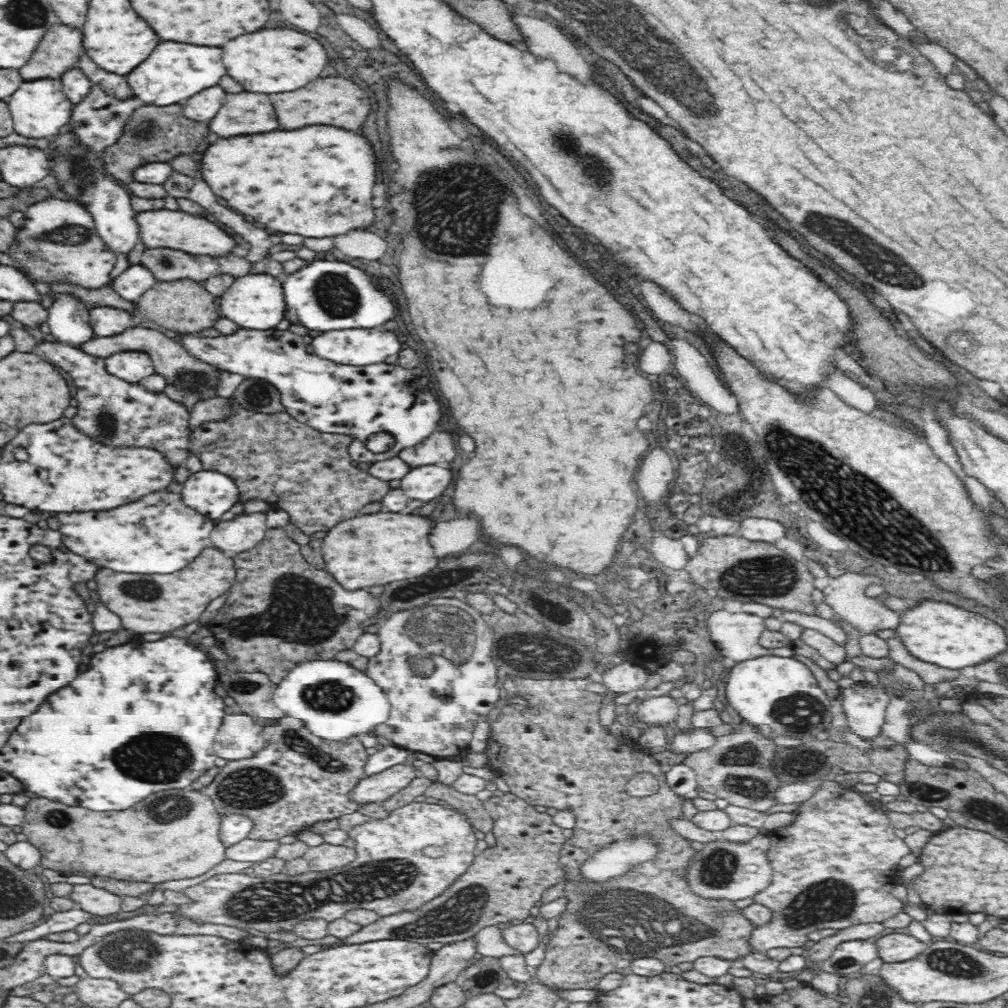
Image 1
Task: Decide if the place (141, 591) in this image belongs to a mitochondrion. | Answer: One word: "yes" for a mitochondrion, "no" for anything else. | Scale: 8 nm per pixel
yes

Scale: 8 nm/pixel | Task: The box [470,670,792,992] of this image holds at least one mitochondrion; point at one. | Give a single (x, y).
(639, 924)

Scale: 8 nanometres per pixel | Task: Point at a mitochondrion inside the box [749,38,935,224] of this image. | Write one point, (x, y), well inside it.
(872, 65)

